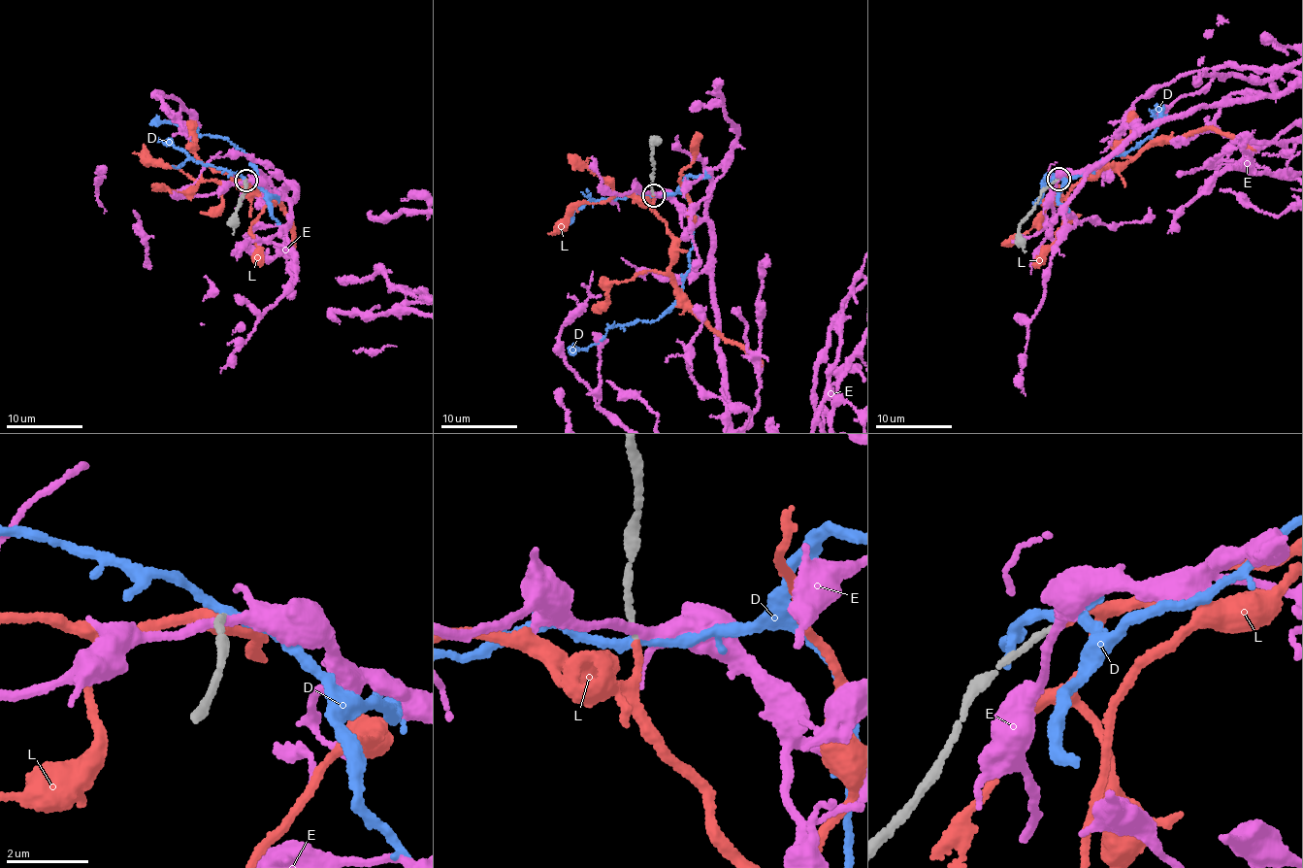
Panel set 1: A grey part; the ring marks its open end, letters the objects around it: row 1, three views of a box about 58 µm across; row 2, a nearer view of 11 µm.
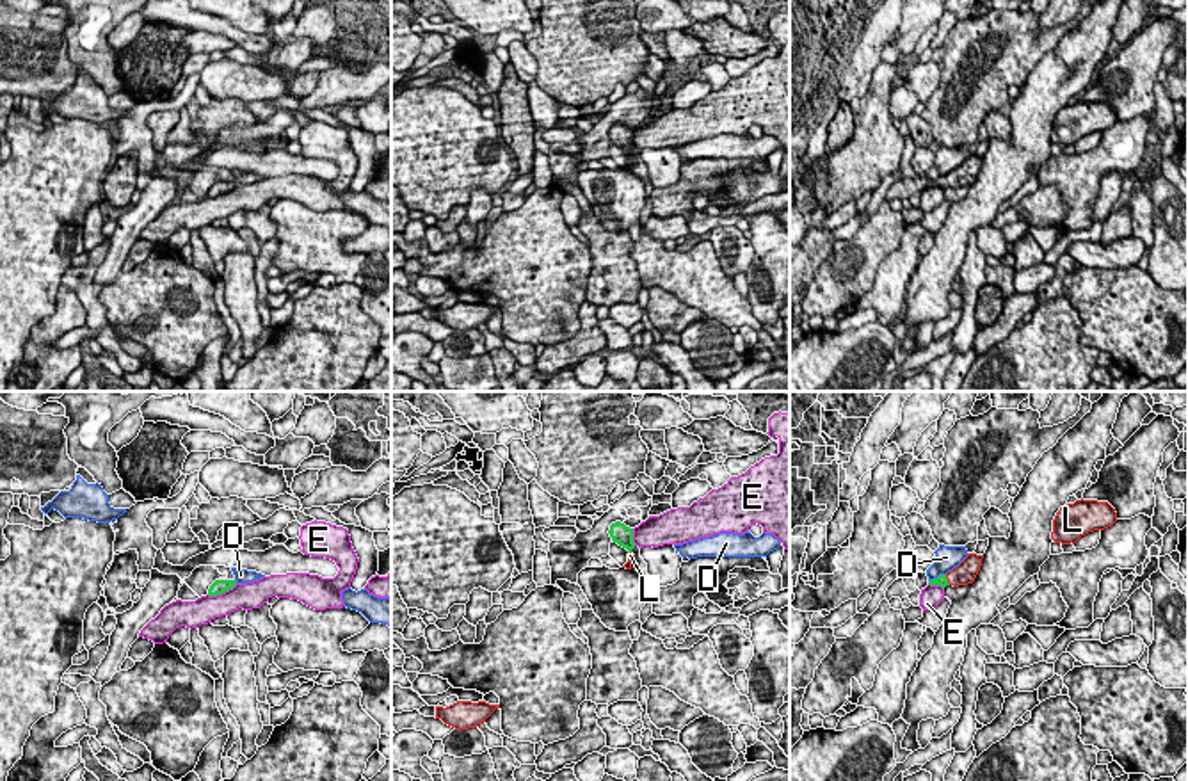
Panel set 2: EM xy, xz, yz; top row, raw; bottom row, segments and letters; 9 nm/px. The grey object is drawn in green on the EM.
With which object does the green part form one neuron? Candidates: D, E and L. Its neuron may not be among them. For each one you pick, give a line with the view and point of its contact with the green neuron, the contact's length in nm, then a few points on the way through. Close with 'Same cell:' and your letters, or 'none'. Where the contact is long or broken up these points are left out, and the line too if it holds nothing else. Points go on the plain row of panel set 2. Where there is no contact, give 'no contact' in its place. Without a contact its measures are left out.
L: contact yz (947, 182); length 110 nm; way yz (941, 182), (947, 182), (966, 173)
Same cell: L

